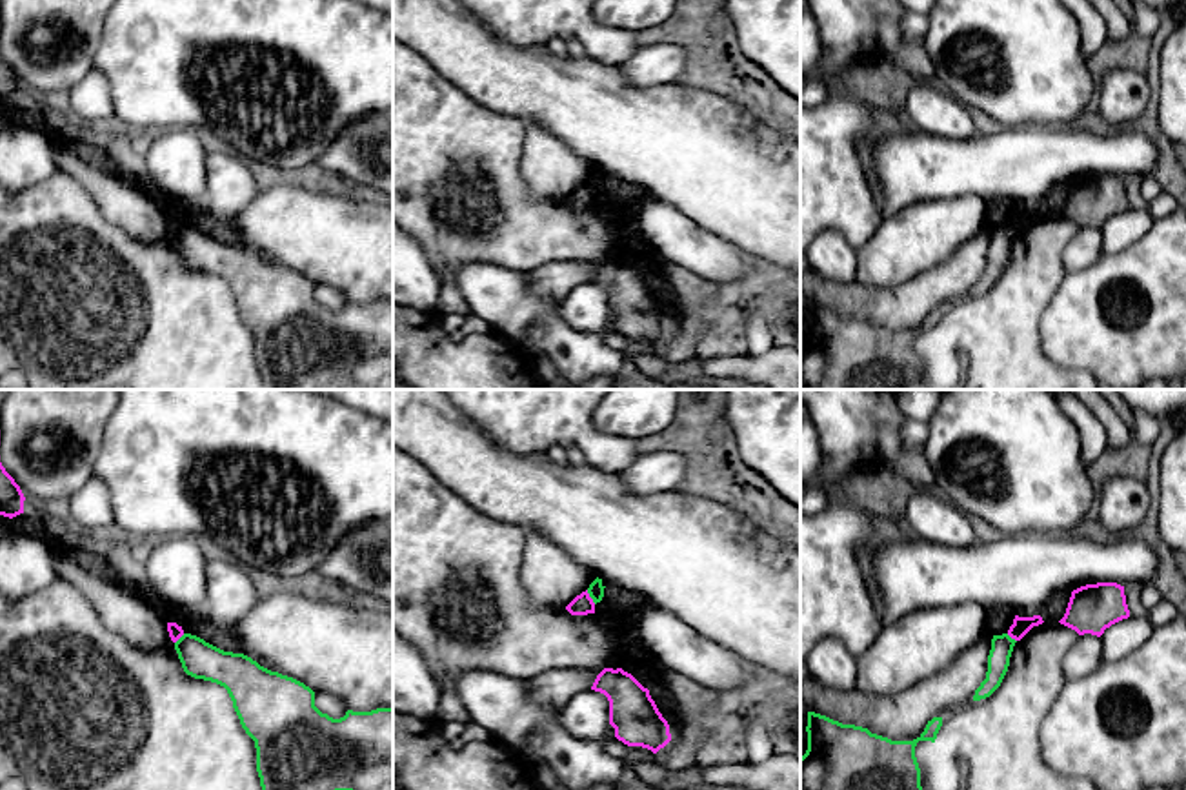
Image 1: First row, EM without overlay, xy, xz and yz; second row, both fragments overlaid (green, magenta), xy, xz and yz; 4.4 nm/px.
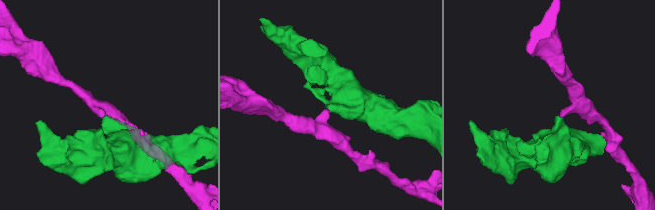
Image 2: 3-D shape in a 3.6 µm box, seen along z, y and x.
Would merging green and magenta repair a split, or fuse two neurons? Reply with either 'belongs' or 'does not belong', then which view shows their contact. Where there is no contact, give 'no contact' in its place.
does not belong; meets green in xz

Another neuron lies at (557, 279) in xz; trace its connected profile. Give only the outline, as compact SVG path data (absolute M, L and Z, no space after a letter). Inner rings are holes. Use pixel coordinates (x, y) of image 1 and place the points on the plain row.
M609 255L598 260L562 258L544 264L529 273L531 288L548 299L562 300L577 286L591 282L597 268L609 260Z

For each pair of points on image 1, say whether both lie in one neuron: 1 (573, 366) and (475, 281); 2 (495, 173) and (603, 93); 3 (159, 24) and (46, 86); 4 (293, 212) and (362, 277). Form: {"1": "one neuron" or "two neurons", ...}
{"1": "one neuron", "2": "two neurons", "3": "two neurons", "4": "one neuron"}

